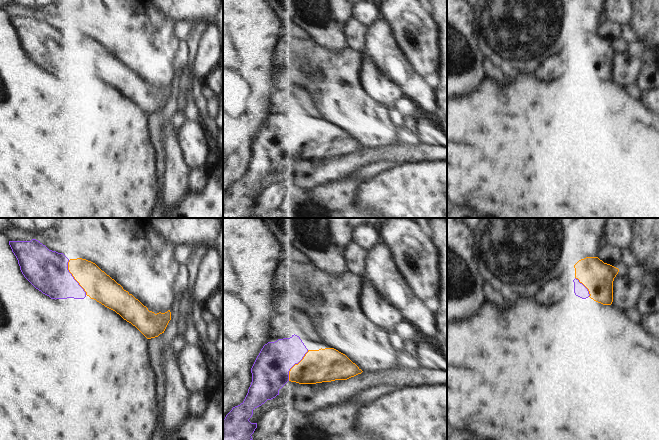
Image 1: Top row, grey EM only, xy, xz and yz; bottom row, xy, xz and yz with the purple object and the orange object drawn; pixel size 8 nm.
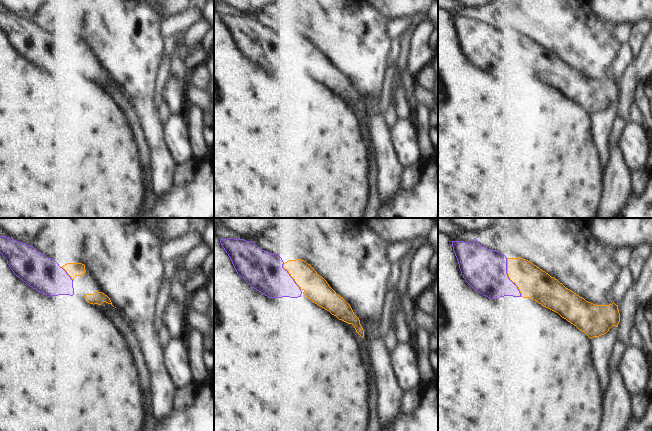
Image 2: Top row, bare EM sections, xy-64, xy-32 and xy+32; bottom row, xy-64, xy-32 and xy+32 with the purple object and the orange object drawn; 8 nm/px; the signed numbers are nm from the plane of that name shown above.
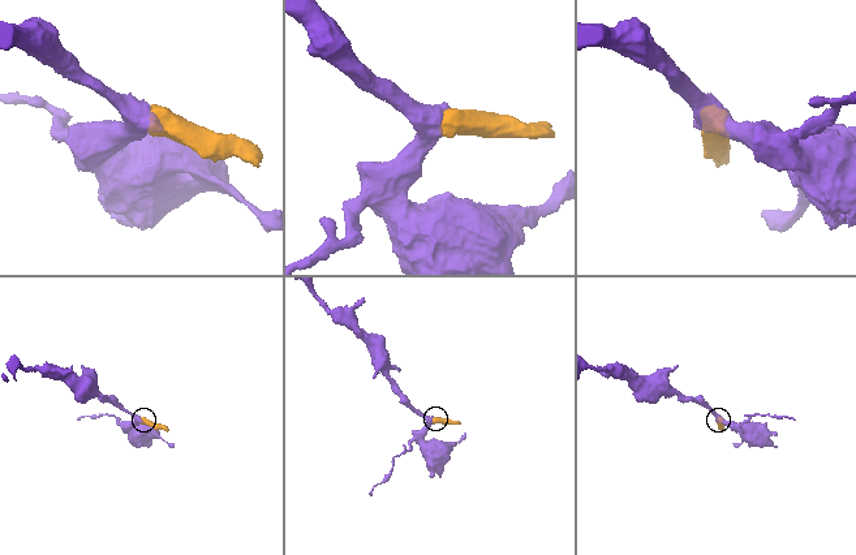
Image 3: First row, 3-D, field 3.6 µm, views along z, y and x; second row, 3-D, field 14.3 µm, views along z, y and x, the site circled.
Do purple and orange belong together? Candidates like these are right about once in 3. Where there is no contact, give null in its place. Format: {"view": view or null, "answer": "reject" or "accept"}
{"view": "xy", "answer": "accept"}

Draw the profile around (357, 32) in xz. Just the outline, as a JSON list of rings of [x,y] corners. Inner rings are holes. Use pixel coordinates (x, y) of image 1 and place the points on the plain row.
[[[352,18],[346,27],[349,47],[364,52],[367,45],[369,28],[357,18]]]

